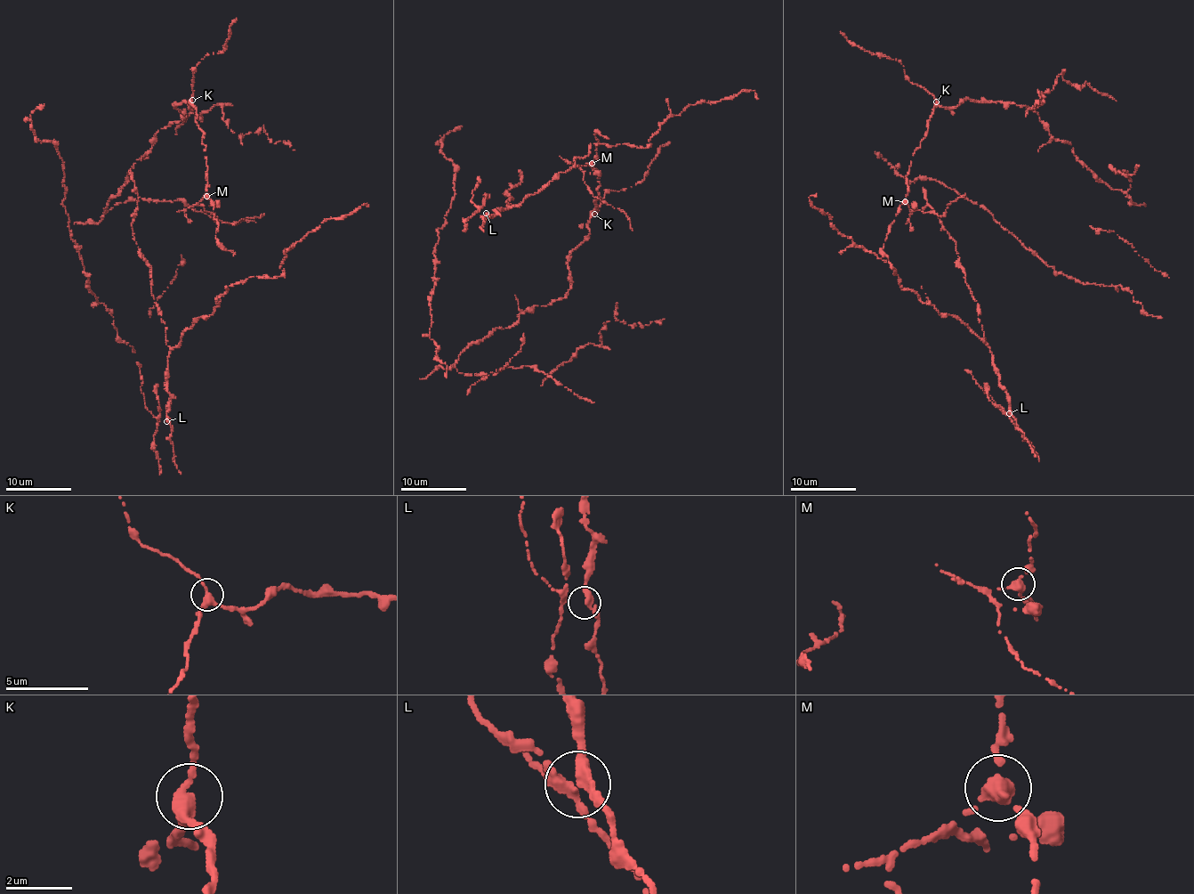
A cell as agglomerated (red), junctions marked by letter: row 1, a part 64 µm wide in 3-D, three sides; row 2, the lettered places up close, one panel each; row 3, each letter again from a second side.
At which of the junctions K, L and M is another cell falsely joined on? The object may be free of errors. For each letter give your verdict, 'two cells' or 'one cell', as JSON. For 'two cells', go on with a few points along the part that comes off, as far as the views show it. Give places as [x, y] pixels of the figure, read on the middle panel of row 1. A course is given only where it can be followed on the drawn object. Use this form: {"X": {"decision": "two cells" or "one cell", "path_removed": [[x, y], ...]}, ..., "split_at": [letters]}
{"K": {"decision": "one cell"}, "L": {"decision": "one cell"}, "M": {"decision": "two cells", "path_removed": [[592, 163], [581, 166], [587, 189], [594, 197], [624, 213], [633, 231]]}, "split_at": ["M"]}

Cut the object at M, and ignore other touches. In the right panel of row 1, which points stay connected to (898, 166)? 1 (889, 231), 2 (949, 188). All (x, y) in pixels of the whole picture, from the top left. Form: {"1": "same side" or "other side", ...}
{"1": "same side", "2": "same side"}

